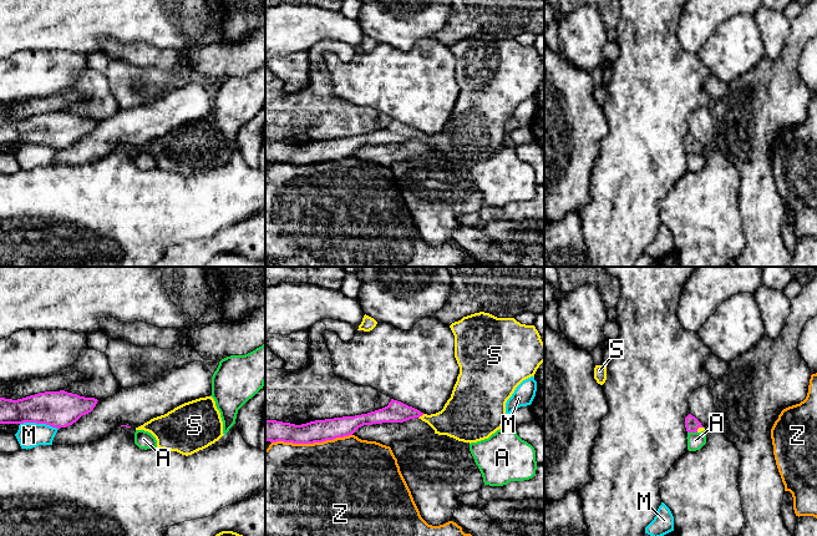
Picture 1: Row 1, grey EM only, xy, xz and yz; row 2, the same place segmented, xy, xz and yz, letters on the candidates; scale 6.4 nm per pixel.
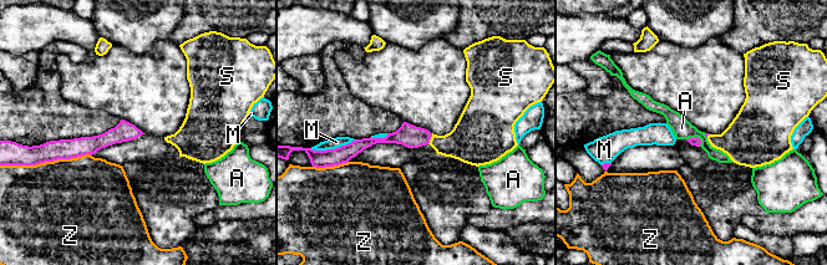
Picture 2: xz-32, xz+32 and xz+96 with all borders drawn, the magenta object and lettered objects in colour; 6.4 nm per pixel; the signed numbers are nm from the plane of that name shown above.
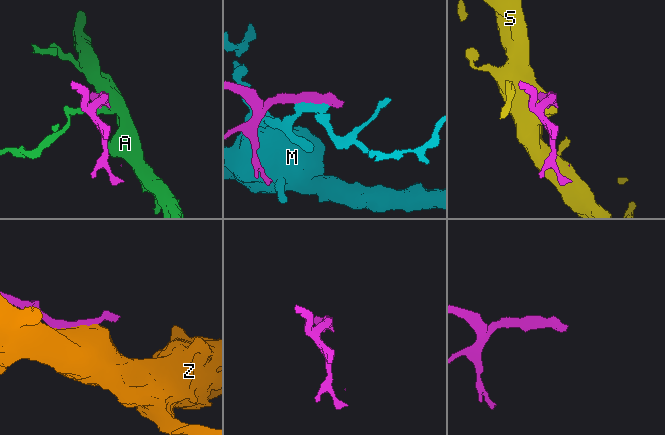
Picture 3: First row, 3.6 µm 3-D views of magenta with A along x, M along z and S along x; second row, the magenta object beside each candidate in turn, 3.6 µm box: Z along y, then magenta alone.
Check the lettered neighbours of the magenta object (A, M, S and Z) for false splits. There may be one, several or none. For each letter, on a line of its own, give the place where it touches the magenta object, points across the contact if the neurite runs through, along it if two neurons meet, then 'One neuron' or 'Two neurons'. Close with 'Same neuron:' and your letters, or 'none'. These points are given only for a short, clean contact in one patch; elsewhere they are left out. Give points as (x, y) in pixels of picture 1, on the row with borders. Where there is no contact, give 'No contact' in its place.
A: Touches magenta at yz (693, 431). Boundary: yz (688, 431), (696, 433). Two neurons
M: Touches magenta at xy (39, 423). Two neurons
S: Touches magenta at xz (421, 415). Path across: xz (396, 411), (421, 415), (427, 419), (460, 419). One neuron
Z: Touches magenta at xz (311, 443). Two neurons
Same neuron: S

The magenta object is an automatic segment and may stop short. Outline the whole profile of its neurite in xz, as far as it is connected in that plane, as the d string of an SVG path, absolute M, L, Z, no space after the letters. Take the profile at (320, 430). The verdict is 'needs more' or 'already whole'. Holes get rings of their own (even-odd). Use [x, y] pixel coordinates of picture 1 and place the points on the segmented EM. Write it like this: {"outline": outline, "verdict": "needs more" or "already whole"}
{"outline": "M479 312L450 325L455 335L455 358L460 374L451 398L436 414L423 414L401 401L391 399L387 406L355 416L315 420L301 425L265 420L265 440L293 444L314 444L352 435L364 425L382 423L404 423L418 418L427 423L435 434L447 435L463 443L477 443L488 439L507 423L506 403L516 388L526 379L534 376L544 361L544 343L534 325L526 325L514 318L497 318Z", "verdict": "needs more"}

